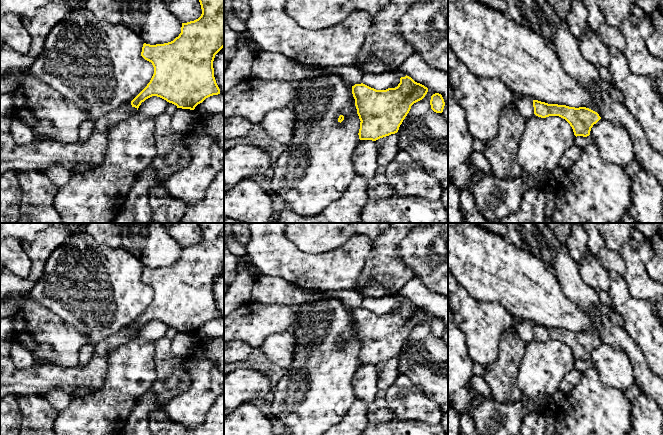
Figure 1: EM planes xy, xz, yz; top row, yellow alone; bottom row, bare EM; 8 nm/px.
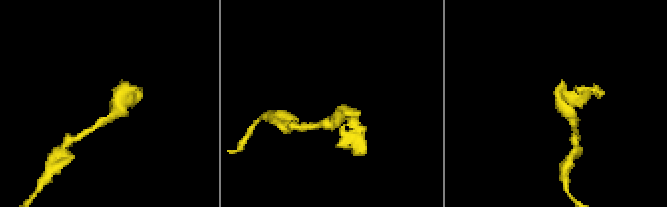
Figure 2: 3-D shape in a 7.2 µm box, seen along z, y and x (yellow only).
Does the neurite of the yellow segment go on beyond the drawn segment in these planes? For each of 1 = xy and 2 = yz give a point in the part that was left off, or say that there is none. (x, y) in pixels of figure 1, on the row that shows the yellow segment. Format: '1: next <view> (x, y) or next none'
1: next none
2: next none

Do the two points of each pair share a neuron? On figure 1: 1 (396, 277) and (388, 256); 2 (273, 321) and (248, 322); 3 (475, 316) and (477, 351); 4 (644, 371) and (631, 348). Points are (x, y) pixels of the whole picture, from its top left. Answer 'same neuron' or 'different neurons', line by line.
1: same neuron
2: same neuron
3: same neuron
4: same neuron

